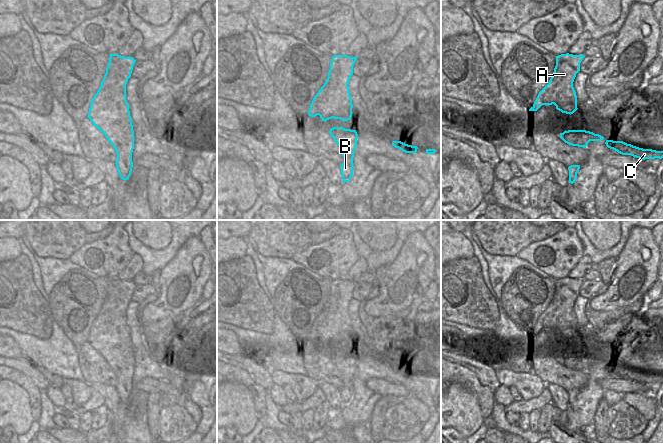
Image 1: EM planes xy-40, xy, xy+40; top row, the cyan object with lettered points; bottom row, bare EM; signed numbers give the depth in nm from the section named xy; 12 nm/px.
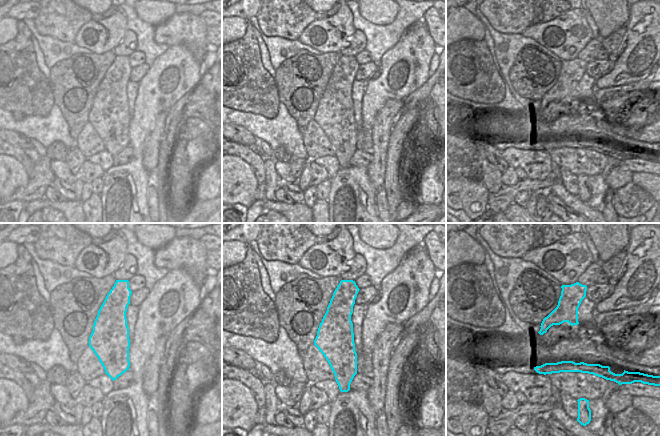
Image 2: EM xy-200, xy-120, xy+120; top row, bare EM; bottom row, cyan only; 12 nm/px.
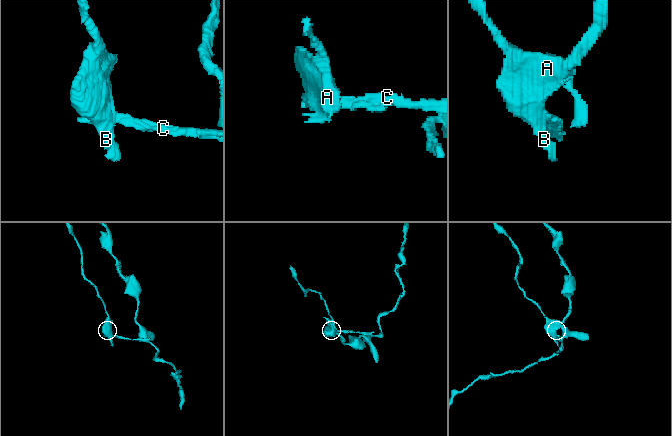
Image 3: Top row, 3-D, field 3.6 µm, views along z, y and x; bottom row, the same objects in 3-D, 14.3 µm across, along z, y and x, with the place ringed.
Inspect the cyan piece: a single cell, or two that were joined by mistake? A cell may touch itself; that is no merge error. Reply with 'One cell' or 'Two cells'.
Two cells

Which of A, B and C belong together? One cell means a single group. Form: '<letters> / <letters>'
A B / C

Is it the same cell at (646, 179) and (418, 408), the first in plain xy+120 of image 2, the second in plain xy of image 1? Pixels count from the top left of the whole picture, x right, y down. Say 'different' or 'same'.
same

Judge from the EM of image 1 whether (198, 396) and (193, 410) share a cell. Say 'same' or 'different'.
different

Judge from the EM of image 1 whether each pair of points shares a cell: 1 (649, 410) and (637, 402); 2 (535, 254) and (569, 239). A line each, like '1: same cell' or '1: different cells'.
1: same cell
2: same cell

